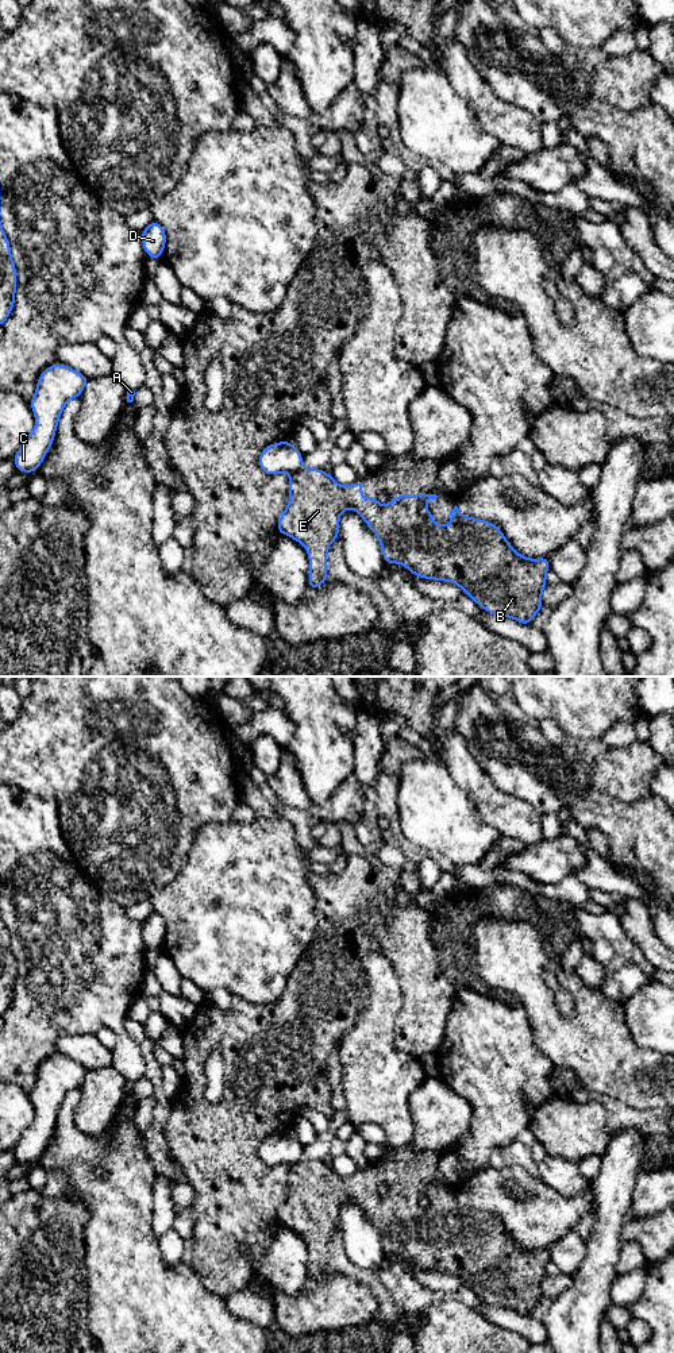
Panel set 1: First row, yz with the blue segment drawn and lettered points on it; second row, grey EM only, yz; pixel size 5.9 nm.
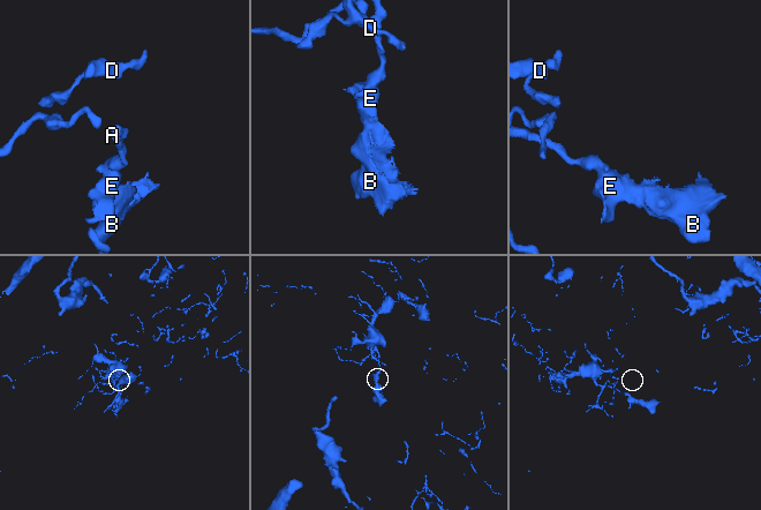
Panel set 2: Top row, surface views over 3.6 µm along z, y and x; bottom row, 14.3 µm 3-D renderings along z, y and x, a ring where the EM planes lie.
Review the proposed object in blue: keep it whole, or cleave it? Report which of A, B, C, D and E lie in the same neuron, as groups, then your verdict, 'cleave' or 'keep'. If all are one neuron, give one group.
groups A C D / B E; cleave

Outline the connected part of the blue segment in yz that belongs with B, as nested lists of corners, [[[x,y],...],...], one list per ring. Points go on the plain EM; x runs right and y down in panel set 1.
[[[304,1160],[290,1165],[289,1195],[278,1209],[277,1222],[305,1238],[309,1248],[308,1280],[317,1280],[328,1272],[328,1238],[339,1230],[340,1206],[346,1200],[355,1200],[377,1226],[385,1256],[400,1254],[416,1268],[452,1273],[484,1302],[531,1317],[535,1306],[544,1298],[542,1284],[548,1275],[547,1248],[529,1250],[520,1246],[496,1215],[465,1207],[457,1196],[450,1202],[452,1211],[440,1218],[432,1211],[432,1203],[425,1200],[425,1194],[438,1187],[425,1182],[417,1187],[398,1186],[386,1198],[381,1198],[377,1187],[367,1187],[363,1192],[359,1187],[363,1180],[362,1172],[340,1177],[332,1167],[320,1160]]]

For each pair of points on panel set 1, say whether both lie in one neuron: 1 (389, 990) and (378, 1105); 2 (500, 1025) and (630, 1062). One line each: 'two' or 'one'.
1: one
2: two

